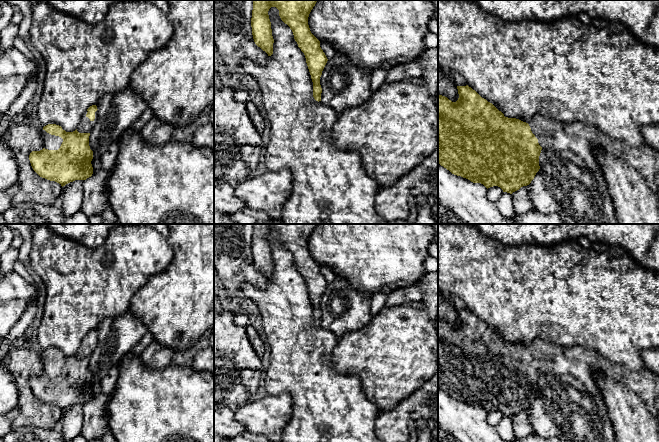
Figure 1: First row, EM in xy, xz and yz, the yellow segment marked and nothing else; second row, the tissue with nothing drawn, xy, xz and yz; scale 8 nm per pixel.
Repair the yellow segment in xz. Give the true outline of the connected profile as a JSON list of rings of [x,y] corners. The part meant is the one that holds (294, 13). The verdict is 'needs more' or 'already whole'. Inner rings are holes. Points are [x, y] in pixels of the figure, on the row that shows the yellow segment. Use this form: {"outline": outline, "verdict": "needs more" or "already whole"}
{"outline": [[[252,0],[252,35],[255,44],[268,56],[273,54],[274,39],[268,11],[271,7],[279,10],[281,20],[293,32],[298,47],[304,53],[313,82],[313,97],[321,101],[320,77],[328,61],[320,47],[320,41],[311,33],[308,17],[317,0]]], "verdict": "already whole"}

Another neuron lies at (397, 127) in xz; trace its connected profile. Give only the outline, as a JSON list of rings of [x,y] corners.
[[[422,78],[384,82],[368,100],[339,115],[332,127],[332,143],[341,150],[358,152],[367,175],[377,181],[379,188],[391,186],[438,147],[438,98],[429,93]]]

